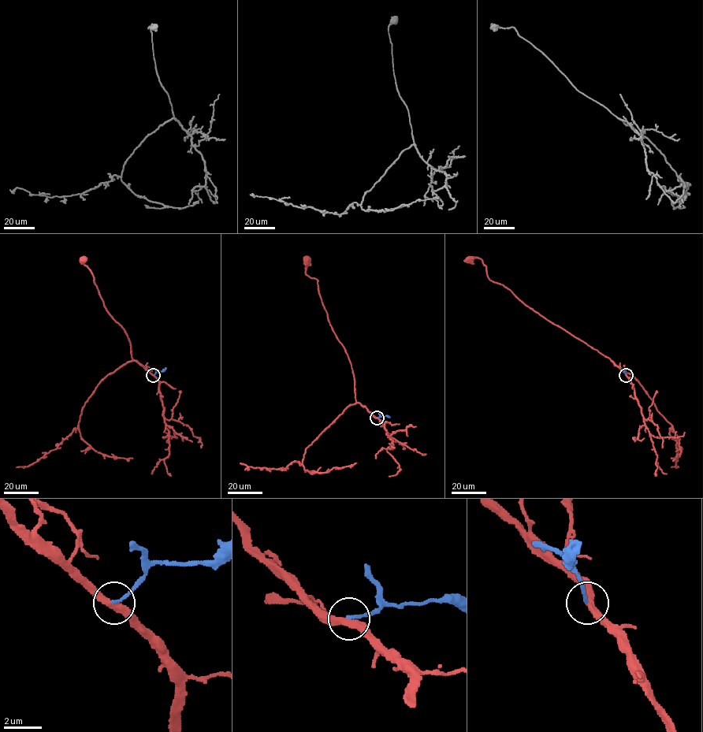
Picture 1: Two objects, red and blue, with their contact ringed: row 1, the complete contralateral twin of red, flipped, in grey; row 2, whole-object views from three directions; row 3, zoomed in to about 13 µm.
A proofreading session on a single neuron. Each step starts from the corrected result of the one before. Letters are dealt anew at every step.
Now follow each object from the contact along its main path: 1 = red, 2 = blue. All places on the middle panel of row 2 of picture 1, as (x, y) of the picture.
1: (377, 418), (355, 400), (351, 362), (328, 320), (318, 281), (306, 274), (306, 261)
2: (377, 418), (390, 417)

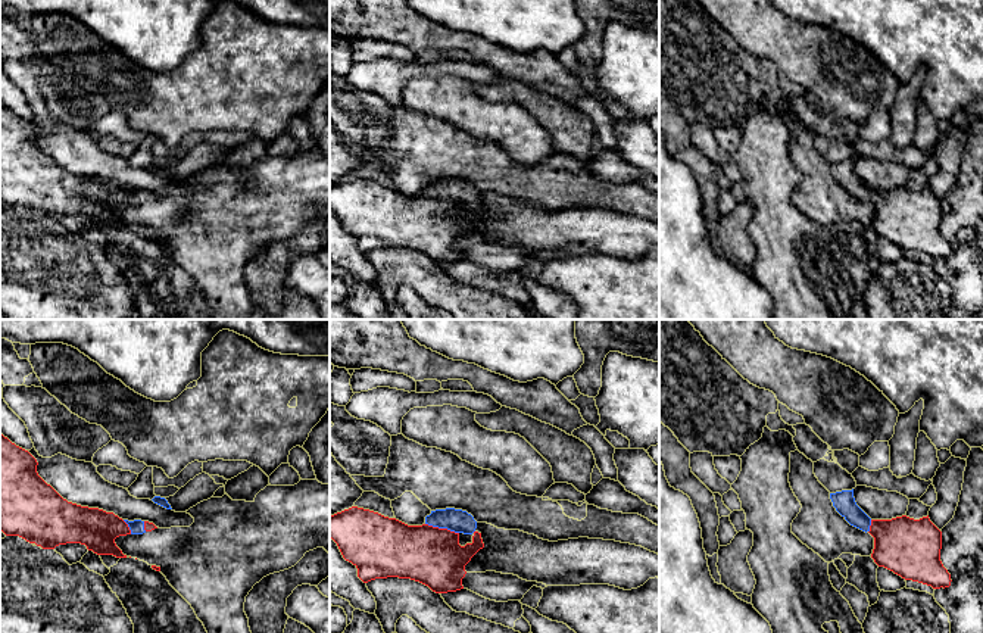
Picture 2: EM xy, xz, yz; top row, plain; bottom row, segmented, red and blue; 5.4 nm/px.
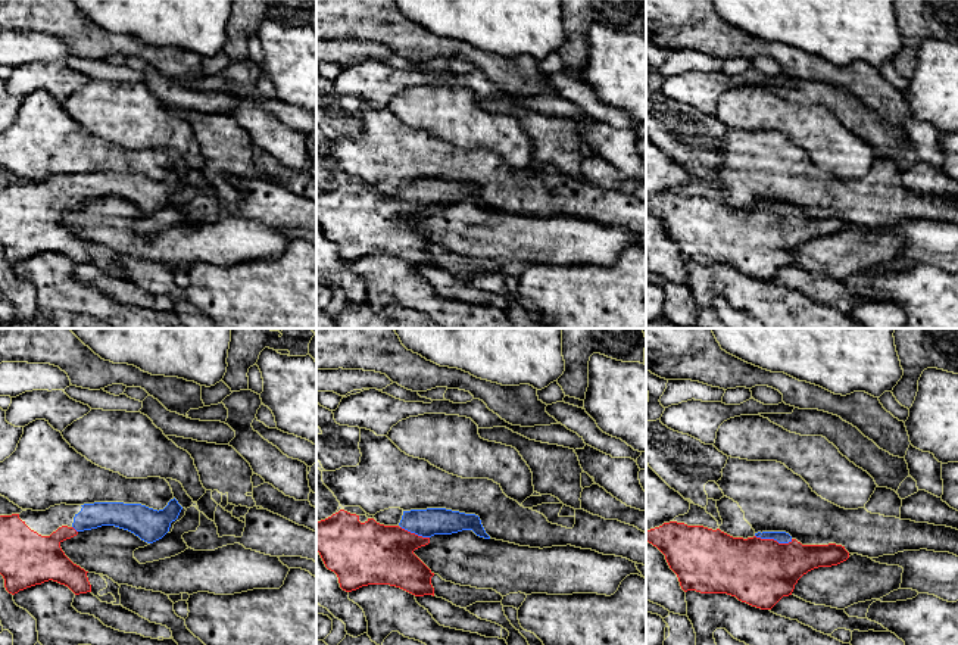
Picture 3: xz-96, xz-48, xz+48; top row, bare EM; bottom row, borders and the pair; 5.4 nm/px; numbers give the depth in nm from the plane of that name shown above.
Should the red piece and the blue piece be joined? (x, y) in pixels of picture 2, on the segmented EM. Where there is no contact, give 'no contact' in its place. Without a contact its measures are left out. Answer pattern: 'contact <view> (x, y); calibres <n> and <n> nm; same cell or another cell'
contact xz (442, 529); calibres 320 and 130 nm; same cell

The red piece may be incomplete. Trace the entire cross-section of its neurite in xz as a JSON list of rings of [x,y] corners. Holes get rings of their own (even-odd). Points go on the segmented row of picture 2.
[[[358,506],[330,515],[330,537],[337,543],[343,558],[358,568],[358,577],[363,583],[387,577],[411,579],[428,586],[436,593],[464,589],[465,565],[484,548],[481,533],[475,528],[477,521],[474,517],[466,511],[455,508],[431,511],[422,526],[408,526],[396,518]]]

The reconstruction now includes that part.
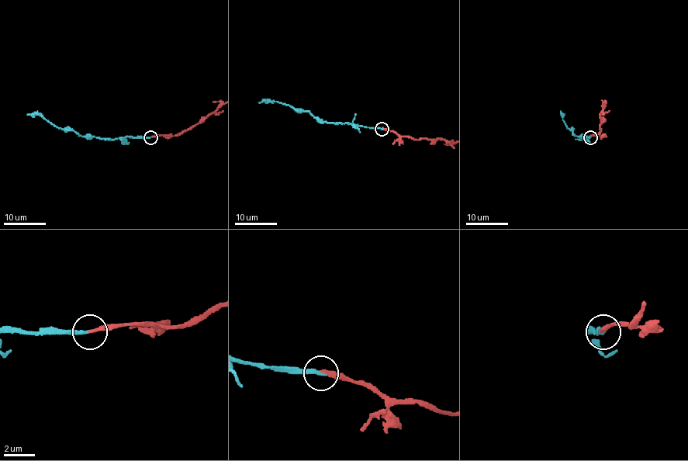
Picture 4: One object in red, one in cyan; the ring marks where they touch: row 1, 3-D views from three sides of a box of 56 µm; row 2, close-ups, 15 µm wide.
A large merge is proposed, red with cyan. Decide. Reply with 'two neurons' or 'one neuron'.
one neuron

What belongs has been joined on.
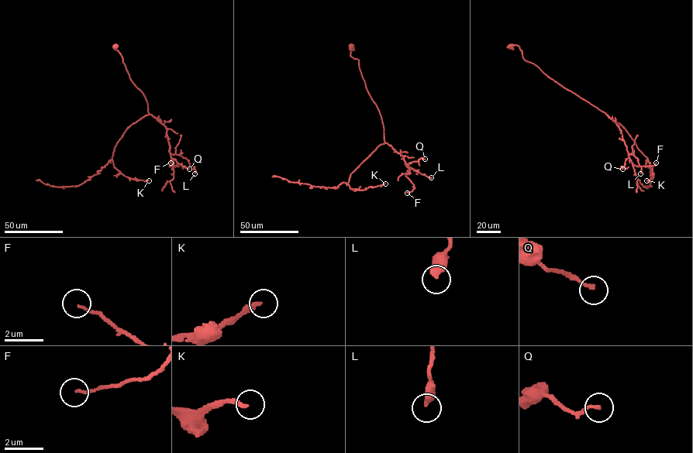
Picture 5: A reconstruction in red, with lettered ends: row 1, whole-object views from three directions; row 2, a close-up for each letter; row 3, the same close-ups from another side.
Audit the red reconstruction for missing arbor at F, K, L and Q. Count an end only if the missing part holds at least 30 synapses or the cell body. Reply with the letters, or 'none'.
K

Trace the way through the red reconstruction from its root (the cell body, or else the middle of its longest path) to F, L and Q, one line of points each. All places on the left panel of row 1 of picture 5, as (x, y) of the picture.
F: (115, 46), (131, 80), (145, 97), (148, 113), (167, 129), (173, 163), (170, 166), (177, 166), (170, 163)
L: (115, 46), (131, 80), (145, 97), (148, 113), (166, 128), (170, 152), (185, 158), (194, 167), (194, 173)
Q: (115, 46), (131, 80), (145, 97), (148, 113), (166, 128), (170, 157), (183, 167), (189, 169)

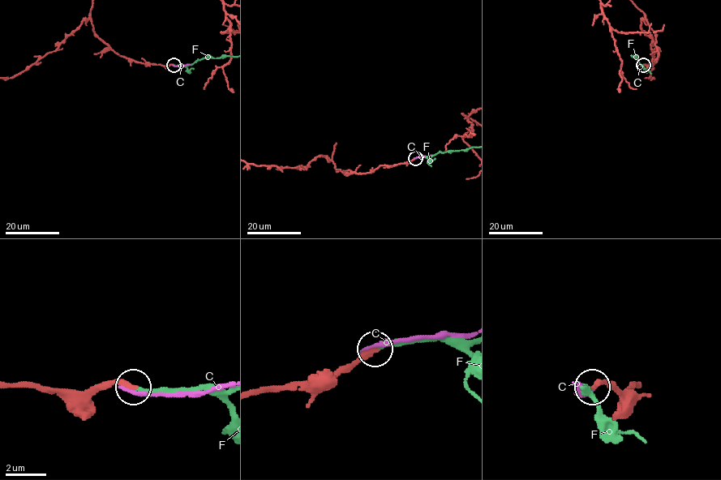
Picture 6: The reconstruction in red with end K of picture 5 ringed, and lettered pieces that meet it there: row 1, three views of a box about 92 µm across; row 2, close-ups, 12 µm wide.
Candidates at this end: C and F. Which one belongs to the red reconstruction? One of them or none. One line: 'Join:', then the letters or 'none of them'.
Join: F

